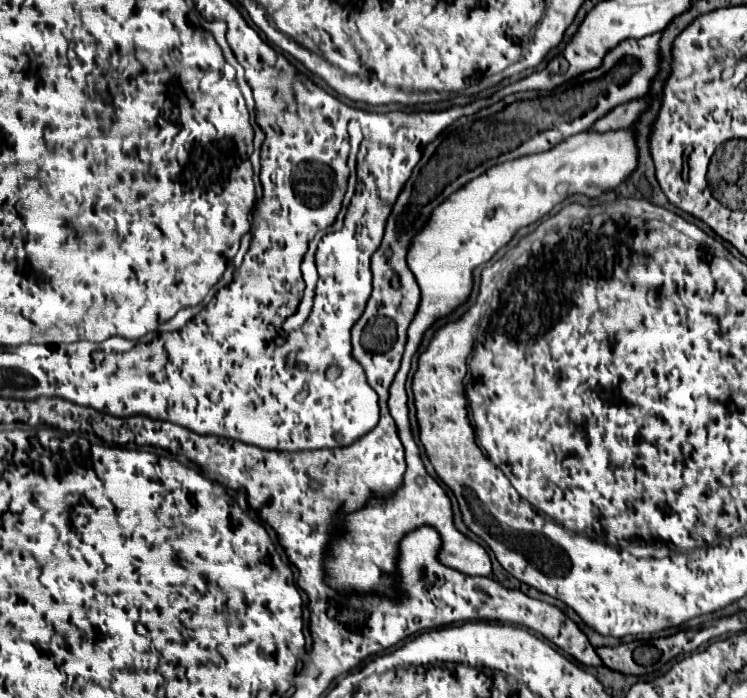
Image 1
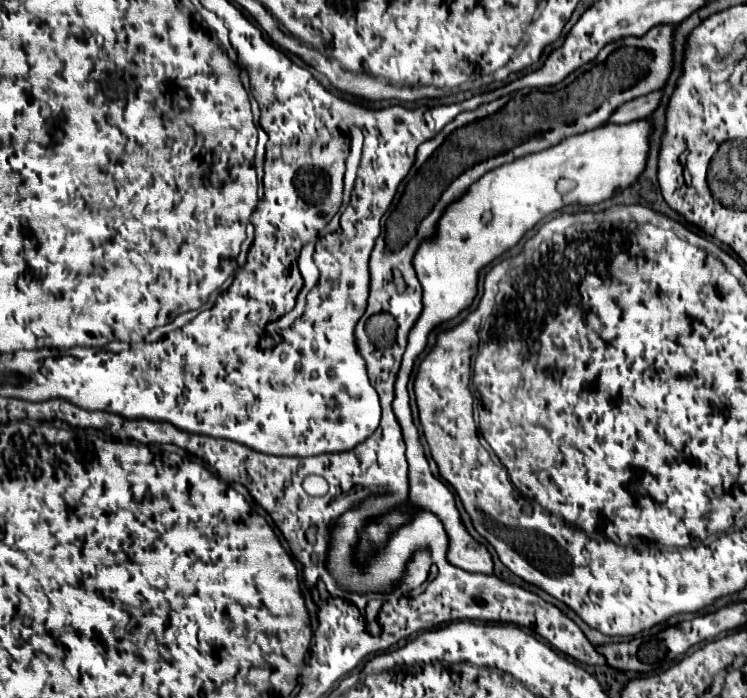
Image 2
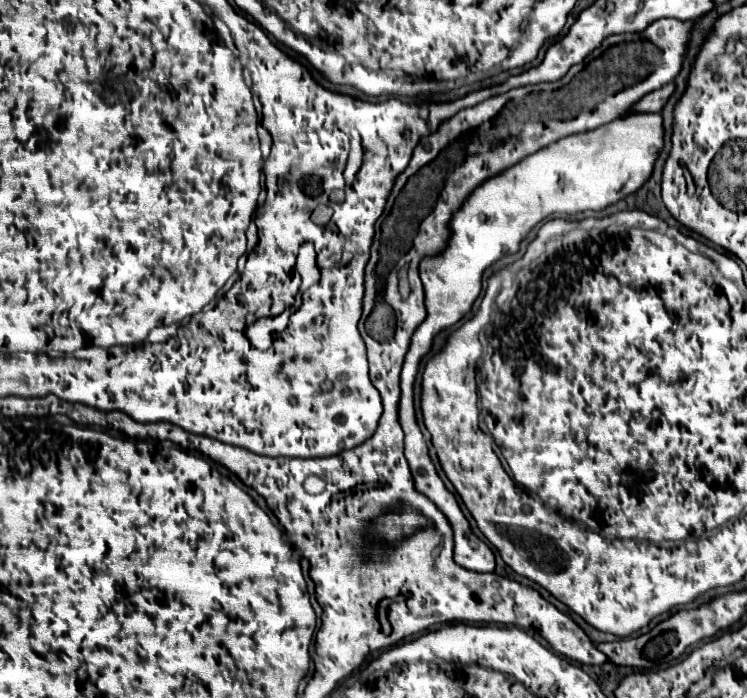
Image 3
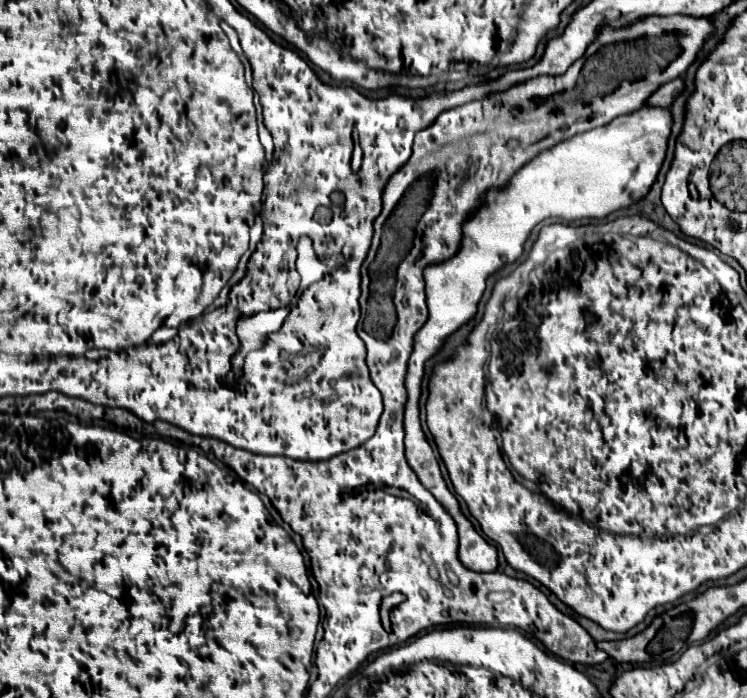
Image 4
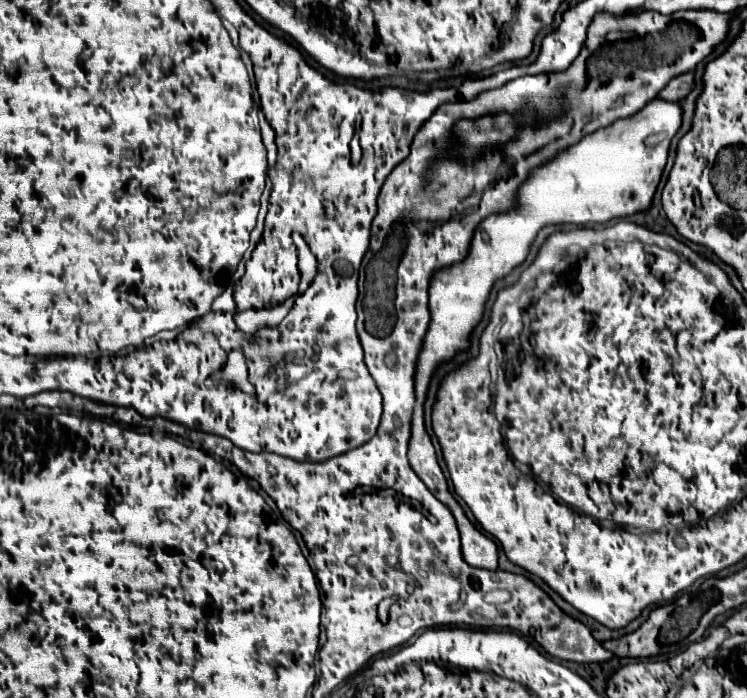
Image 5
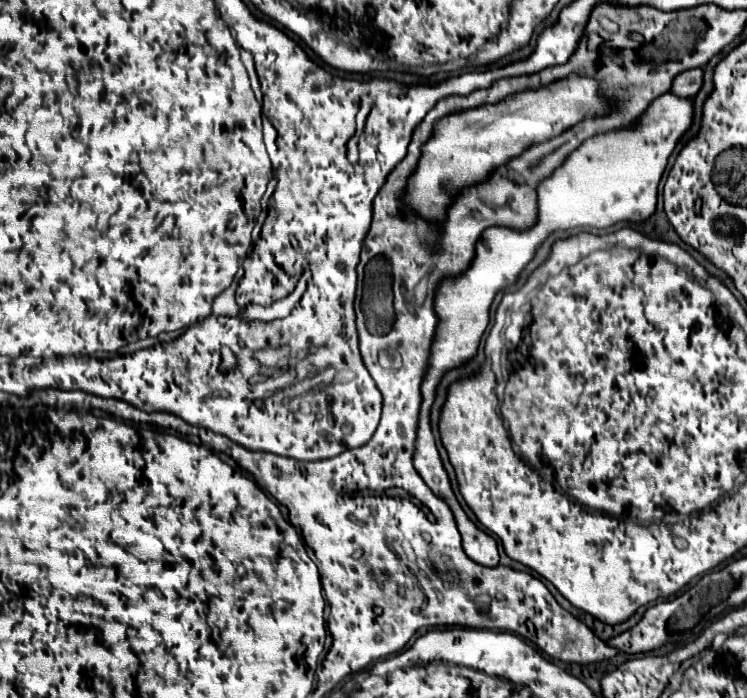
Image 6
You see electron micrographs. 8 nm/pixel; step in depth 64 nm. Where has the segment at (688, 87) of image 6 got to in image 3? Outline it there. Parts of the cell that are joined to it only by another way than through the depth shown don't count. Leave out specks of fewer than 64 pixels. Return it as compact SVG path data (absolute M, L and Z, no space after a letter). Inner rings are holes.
M666 84L664 88L646 94L646 96L632 108L632 112L660 112L660 110L664 108L664 104L668 102L668 98L672 96L674 90L676 90L676 84Z

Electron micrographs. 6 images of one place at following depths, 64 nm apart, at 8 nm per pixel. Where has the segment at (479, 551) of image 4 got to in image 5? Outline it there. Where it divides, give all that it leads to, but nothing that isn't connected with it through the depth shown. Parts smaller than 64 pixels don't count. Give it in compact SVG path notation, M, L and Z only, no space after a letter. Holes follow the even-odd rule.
M654 98L634 116L618 120L608 128L584 136L578 144L560 152L548 166L540 166L530 172L528 180L518 190L518 208L514 212L488 216L486 220L482 220L472 238L468 258L460 264L436 272L430 282L432 322L416 366L416 404L408 460L412 470L430 488L430 492L454 514L462 536L462 554L470 566L496 570L498 546L464 516L460 504L450 494L448 482L438 466L432 440L424 426L424 402L430 380L440 364L452 360L458 352L470 348L470 336L474 328L482 322L494 282L506 278L516 266L520 266L528 258L530 246L542 228L554 224L606 224L614 218L628 218L652 206L654 192L666 166L670 142L680 130L680 126L682 106L678 102Z

